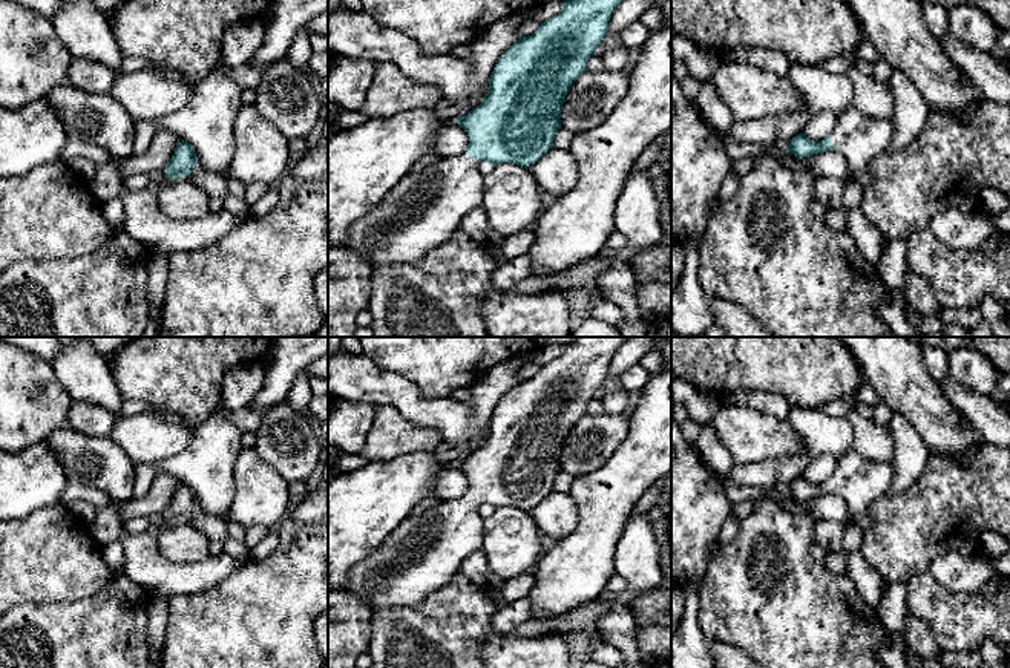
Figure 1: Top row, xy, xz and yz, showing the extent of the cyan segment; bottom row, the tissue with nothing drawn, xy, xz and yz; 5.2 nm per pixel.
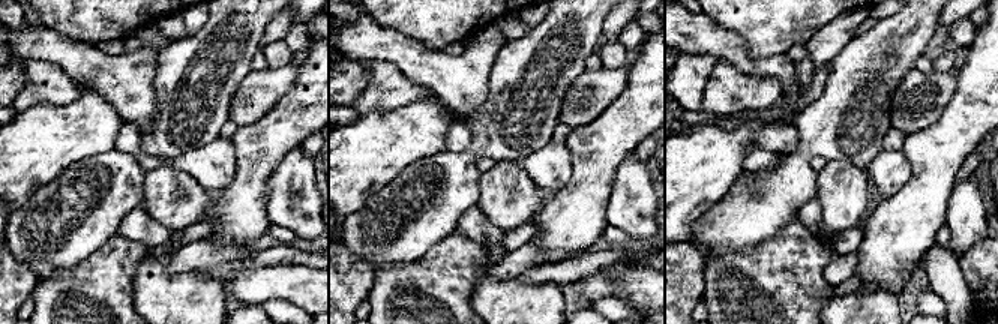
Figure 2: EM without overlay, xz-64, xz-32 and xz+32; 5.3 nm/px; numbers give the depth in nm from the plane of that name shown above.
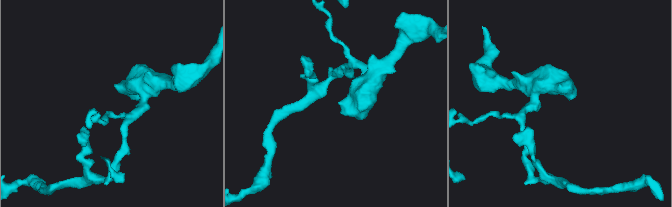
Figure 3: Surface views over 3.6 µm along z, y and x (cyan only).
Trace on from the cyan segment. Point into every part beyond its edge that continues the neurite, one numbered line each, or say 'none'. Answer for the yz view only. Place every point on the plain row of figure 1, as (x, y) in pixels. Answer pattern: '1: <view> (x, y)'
1: yz (859, 480)

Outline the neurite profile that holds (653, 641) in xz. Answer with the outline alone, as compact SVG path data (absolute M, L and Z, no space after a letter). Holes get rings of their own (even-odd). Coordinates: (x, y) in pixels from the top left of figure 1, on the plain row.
M635 625L633 636L647 668L671 660L671 625Z

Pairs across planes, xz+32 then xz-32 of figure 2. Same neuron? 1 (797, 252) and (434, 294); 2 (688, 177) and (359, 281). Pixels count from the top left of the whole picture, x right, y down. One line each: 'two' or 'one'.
1: one
2: two

